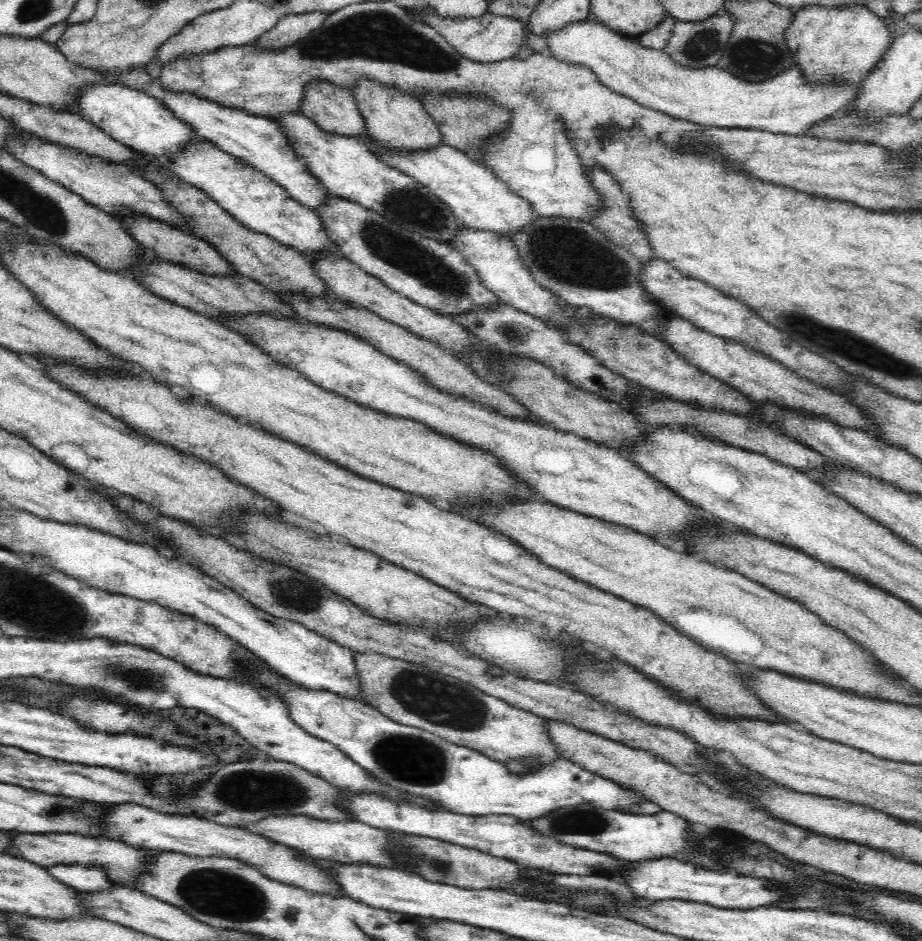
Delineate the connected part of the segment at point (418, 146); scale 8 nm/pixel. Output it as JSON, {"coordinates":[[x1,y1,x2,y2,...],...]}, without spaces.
{"coordinates":[[369,78,356,80,351,94,364,118,366,132,378,147,388,151,420,151,434,149,441,144,441,134,418,98]]}

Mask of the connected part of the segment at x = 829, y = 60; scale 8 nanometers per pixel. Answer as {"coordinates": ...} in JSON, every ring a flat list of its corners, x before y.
{"coordinates":[[808,4,794,10,792,22,785,30,785,41,792,50,792,56,796,52,796,64,808,82,853,82,858,84,868,72,876,66,876,62,882,58,882,54,888,50,893,30,884,20,876,15,868,6,863,4,842,4,842,6,821,6,821,4]]}

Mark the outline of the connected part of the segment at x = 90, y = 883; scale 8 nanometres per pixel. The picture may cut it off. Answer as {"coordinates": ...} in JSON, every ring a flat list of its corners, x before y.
{"coordinates":[[56,865,48,869,58,882,75,888,80,893,109,891,117,884,107,878,100,867,82,867,82,865]]}

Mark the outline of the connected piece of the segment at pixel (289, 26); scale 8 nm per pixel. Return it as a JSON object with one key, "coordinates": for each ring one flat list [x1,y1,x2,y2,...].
{"coordinates":[[320,10,300,12,300,14,284,14,268,32,255,40,259,48,266,50,282,50,292,46,298,40,308,37,309,34,320,28,329,14]]}

